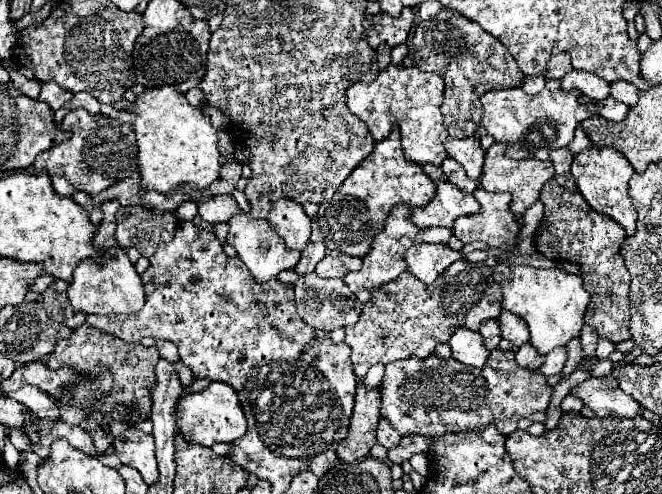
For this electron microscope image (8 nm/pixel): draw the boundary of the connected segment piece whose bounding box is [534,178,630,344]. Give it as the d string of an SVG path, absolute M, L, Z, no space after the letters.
M554 178L542 186L540 200L544 202L544 220L534 236L536 250L550 260L568 260L578 264L582 268L584 288L590 294L584 322L594 326L602 338L608 338L614 344L628 340L630 274L624 266L624 258L620 256L620 246L626 238L624 228L620 228L612 218L596 214L588 208L580 192L568 192Z

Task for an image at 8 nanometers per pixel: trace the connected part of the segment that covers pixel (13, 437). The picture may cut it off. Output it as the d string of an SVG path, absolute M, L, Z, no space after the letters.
M8 428L10 432L8 432L8 438L10 438L10 442L14 444L14 448L18 450L18 452L24 452L24 450L30 450L30 438L22 432L22 428Z

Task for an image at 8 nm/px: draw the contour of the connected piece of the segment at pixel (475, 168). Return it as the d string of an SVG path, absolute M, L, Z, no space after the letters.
M476 136L464 138L464 140L448 138L446 150L448 150L450 158L454 158L456 162L460 162L464 166L466 174L480 188L480 176L482 176L482 164L484 164L484 150L480 146L480 140Z

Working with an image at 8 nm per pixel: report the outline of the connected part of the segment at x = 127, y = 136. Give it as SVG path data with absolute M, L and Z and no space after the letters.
M72 110L68 116L68 128L72 128L72 138L66 142L56 144L54 148L48 148L46 152L40 152L40 156L34 160L34 170L46 170L50 174L52 186L58 196L72 196L74 192L100 192L104 188L110 188L110 184L118 184L118 180L124 180L132 176L138 170L138 146L136 146L136 136L134 128L130 124L122 124L114 118L108 116L90 116L88 120L78 118L80 110Z

